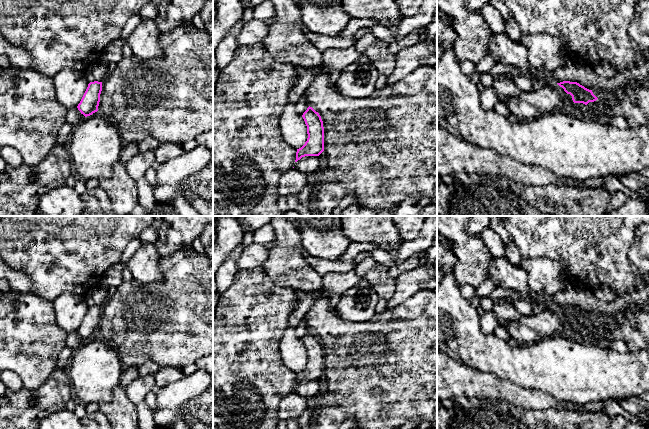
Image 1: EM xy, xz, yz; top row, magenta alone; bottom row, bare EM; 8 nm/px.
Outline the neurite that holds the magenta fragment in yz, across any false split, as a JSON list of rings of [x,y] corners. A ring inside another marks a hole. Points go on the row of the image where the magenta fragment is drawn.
[[[563,81],[557,84],[562,87],[567,94],[572,96],[574,103],[587,105],[589,102],[594,102],[598,99],[592,90],[585,88],[577,82]]]

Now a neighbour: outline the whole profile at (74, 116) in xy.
[[[77,107],[68,109],[67,115],[66,115],[66,122],[76,125],[83,121],[85,116],[78,110]]]

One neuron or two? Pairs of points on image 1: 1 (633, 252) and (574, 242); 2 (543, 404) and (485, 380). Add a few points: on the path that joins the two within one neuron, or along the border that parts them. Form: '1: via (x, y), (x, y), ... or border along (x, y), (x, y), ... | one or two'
1: border along (632, 244), (628, 250), (628, 258), (638, 269) | two
2: via (529, 399), (499, 389) | one

